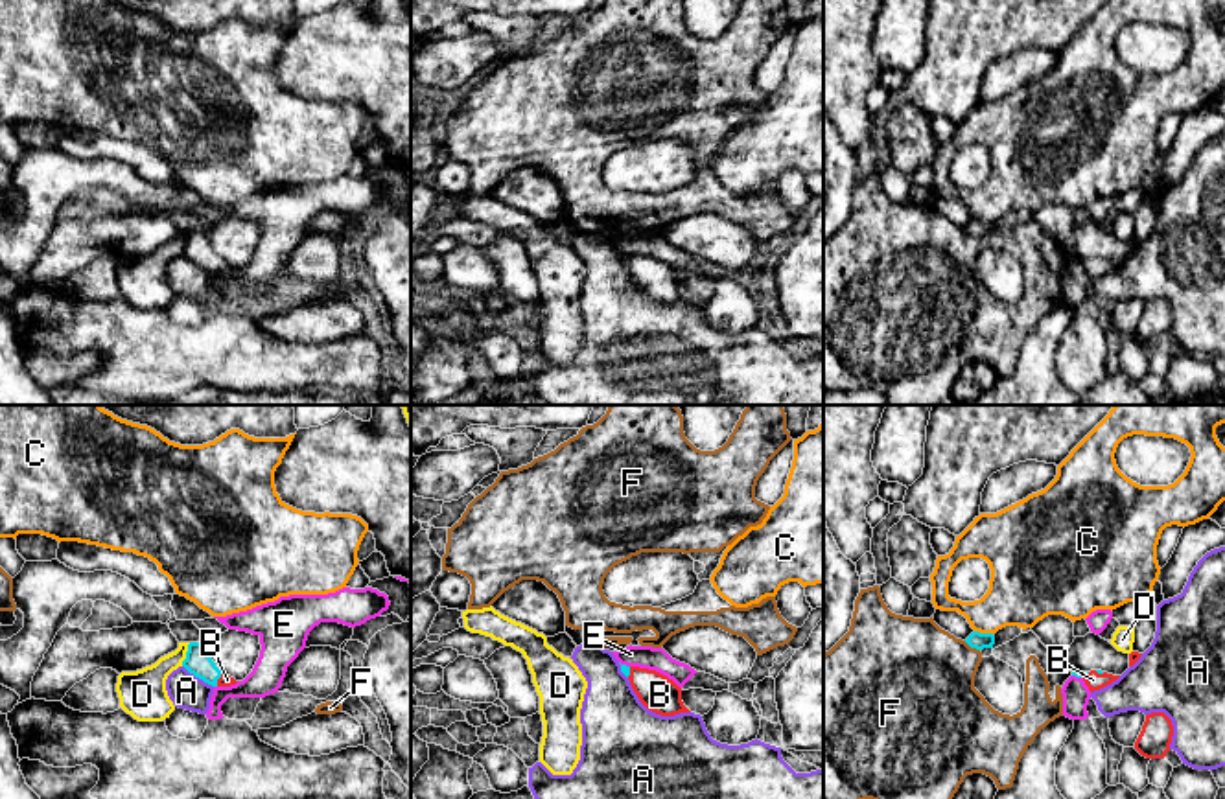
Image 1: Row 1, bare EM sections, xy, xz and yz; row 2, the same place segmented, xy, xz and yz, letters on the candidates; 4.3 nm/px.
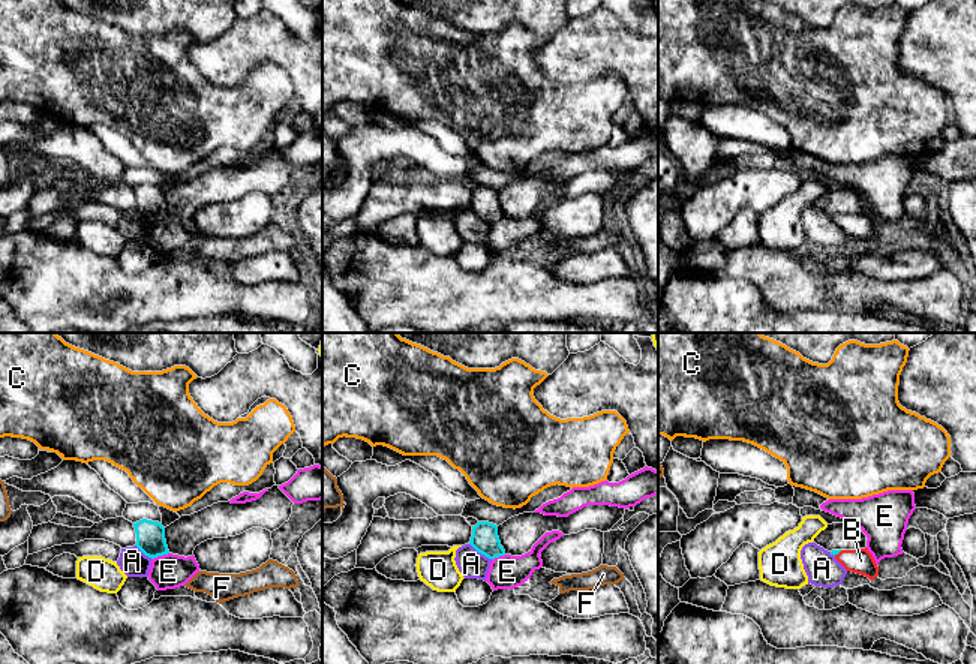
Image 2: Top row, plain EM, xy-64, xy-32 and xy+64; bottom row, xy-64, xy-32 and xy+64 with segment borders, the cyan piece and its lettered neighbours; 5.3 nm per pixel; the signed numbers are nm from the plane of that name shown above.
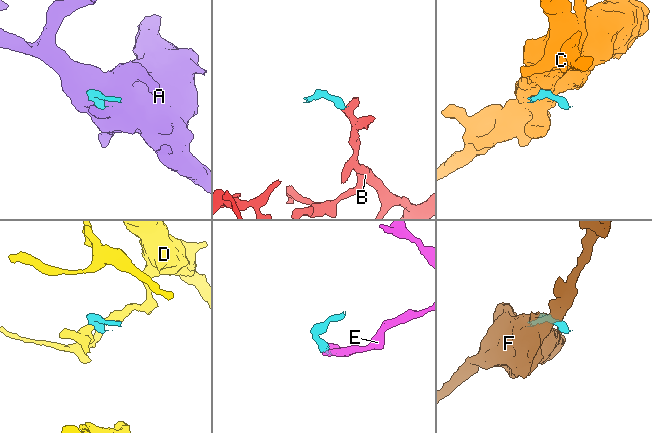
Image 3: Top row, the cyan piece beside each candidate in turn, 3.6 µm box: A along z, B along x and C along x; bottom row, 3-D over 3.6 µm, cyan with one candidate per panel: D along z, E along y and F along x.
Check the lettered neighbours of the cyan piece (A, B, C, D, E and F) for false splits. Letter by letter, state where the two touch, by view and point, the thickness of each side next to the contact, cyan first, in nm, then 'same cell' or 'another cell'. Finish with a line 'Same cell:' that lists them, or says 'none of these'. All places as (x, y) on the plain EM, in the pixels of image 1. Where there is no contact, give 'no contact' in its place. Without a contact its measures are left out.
A: xy (198, 264) | 120/150 nm | another cell
B: xy (218, 266) | 120/50 nm | same cell
C: yz (984, 221) | 70/300 nm | another cell
D: xy (186, 242) | 120/190 nm | another cell
E: xz (625, 253) | 40/100 nm | another cell
F: yz (971, 234) | 70/440 nm | another cell
Same cell: B

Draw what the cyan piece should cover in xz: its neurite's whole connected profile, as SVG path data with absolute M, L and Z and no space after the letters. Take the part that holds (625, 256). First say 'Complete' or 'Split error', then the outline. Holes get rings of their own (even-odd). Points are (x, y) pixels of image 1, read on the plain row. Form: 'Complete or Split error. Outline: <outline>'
Split error. Outline: M621 252L621 260L630 267L634 280L648 298L661 304L691 300L682 289L682 276L667 263L626 252Z

